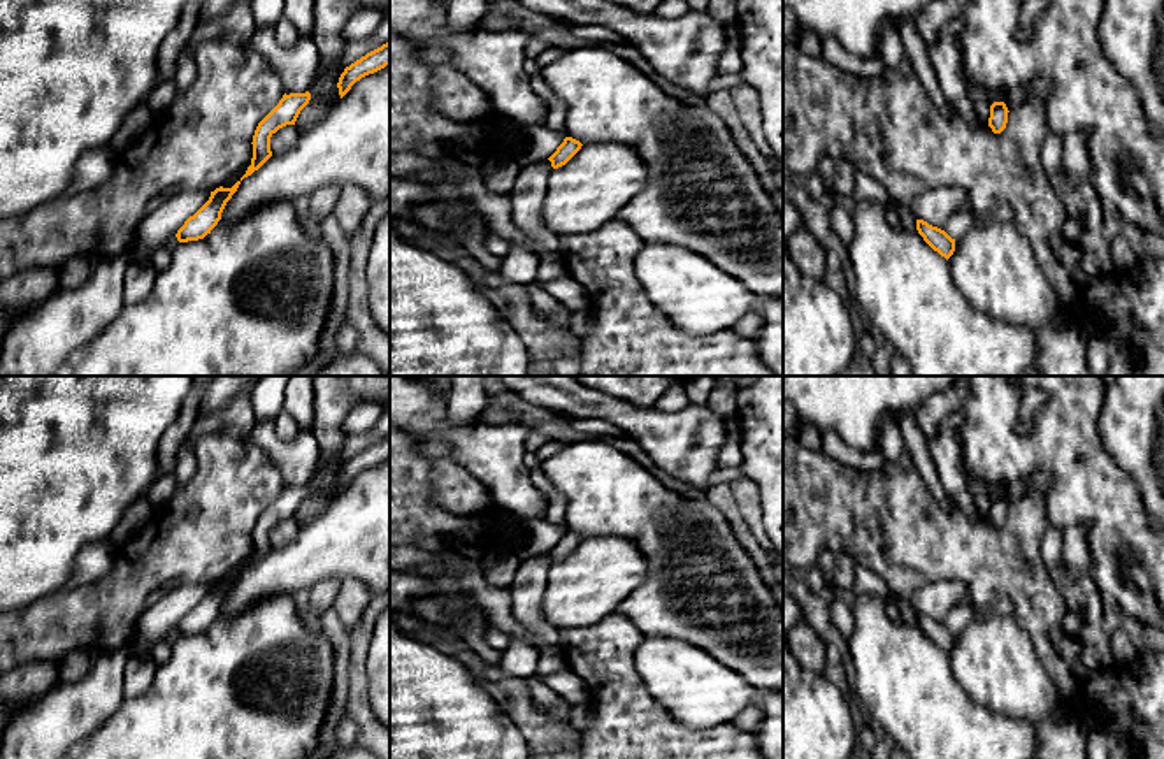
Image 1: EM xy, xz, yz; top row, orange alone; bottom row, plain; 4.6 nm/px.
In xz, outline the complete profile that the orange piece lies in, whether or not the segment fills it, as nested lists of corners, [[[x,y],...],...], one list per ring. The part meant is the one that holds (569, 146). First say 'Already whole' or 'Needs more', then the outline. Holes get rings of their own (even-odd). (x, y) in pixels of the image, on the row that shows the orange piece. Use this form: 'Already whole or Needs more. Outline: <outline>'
Already whole. Outline: [[[565,137],[557,151],[548,158],[551,162],[551,167],[558,169],[565,165],[581,149],[581,146],[583,144],[579,141]]]

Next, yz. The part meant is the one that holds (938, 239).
Already whole. Outline: [[[916,220],[916,230],[923,241],[946,260],[953,255],[955,239],[952,239],[945,230],[932,227],[923,220]]]

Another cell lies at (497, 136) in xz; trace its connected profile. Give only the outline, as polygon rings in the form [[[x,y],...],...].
[[[493,114],[483,119],[476,128],[476,139],[488,156],[513,160],[520,142],[520,128],[514,128],[504,116]]]

